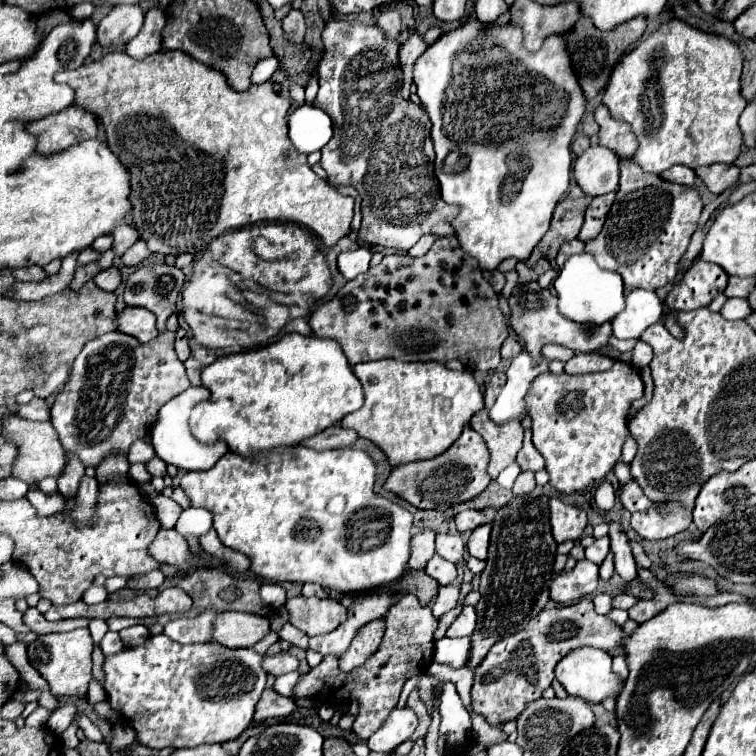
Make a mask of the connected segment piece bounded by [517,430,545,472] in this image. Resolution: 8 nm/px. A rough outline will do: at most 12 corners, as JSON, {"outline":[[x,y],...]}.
{"outline":[[525,430],[523,448],[517,454],[521,470],[539,472],[545,468],[543,456]]}

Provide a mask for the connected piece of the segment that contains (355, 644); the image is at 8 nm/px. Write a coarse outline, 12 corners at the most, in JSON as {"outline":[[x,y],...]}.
{"outline":[[383,620],[365,624],[339,660],[341,672],[359,668],[383,638]]}

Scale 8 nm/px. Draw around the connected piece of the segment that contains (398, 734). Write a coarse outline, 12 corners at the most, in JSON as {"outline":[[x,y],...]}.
{"outline":[[395,708],[367,740],[373,752],[391,752],[417,728],[411,708]]}

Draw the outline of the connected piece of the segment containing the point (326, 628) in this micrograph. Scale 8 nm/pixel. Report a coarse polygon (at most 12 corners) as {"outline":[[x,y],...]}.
{"outline":[[297,596],[289,622],[309,636],[333,632],[347,610],[331,598]]}

